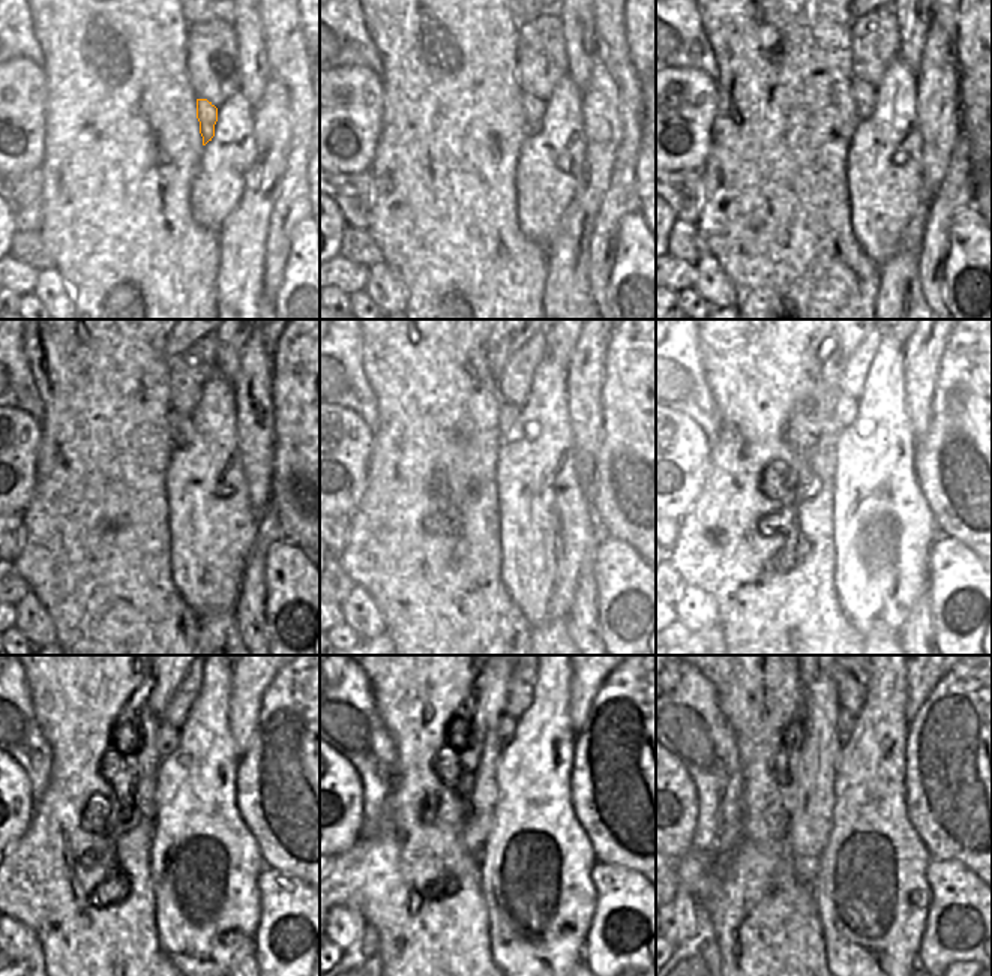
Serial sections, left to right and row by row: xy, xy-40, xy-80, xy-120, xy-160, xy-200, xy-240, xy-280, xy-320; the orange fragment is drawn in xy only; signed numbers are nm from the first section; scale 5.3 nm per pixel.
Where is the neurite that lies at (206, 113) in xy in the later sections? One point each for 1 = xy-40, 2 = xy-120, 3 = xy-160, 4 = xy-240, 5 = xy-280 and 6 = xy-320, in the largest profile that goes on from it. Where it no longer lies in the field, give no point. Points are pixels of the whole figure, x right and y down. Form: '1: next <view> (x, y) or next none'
1: next xy-40 (533, 107)
2: next xy-120 (182, 422)
3: next xy-160 (509, 413)
4: next xy-240 (167, 739)
5: next xy-280 (508, 724)
6: next xy-320 (845, 720)

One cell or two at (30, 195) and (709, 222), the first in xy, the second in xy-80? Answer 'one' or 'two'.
two

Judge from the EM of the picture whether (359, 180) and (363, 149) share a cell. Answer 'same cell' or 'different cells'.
different cells

